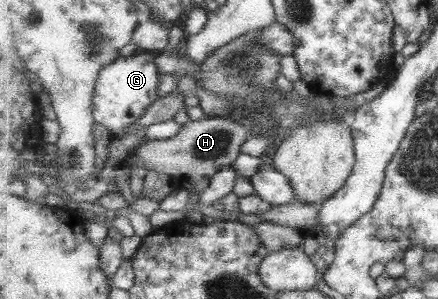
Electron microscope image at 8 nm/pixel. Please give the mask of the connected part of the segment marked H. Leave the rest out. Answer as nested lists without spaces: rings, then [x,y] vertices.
[[[217,116],[198,121],[188,120],[175,136],[163,140],[144,142],[134,152],[147,171],[165,173],[171,178],[174,189],[187,190],[191,194],[210,188],[213,177],[225,166],[233,165],[240,155],[240,147],[253,133],[253,127],[232,122]]]

